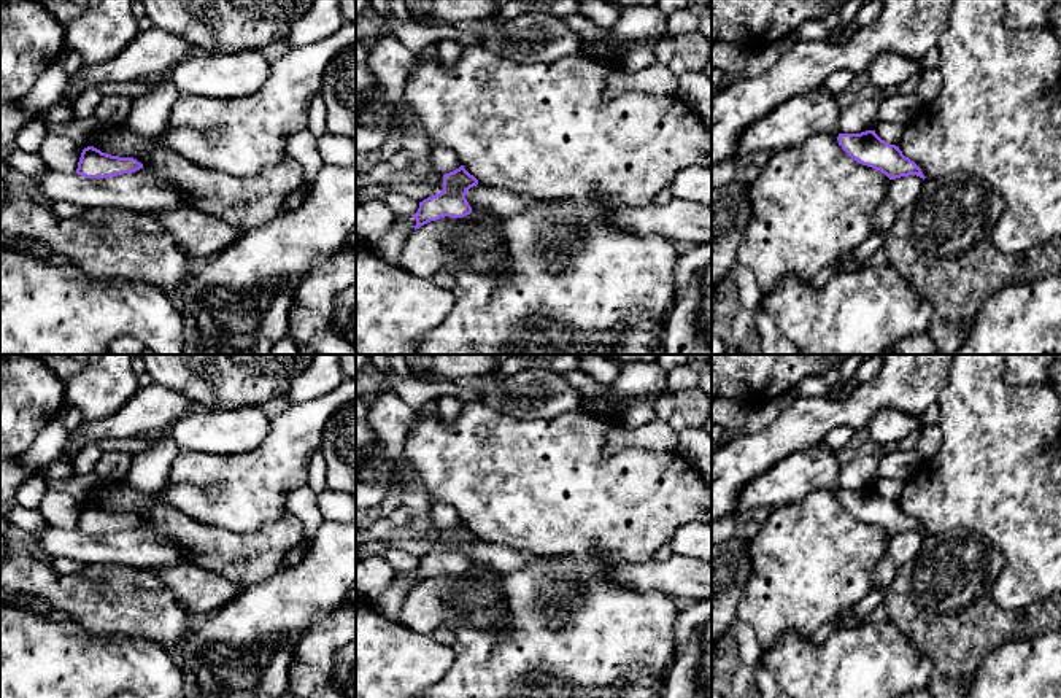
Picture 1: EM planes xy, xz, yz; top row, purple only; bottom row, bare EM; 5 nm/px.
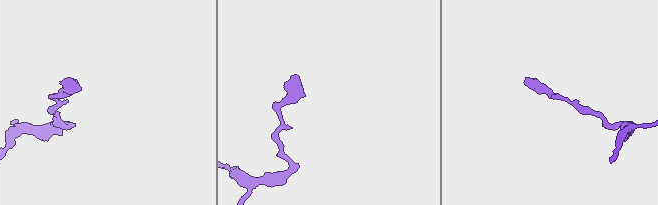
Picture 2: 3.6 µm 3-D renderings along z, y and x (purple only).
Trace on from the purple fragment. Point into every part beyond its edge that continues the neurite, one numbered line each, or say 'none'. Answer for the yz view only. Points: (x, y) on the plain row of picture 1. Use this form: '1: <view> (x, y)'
1: yz (817, 468)

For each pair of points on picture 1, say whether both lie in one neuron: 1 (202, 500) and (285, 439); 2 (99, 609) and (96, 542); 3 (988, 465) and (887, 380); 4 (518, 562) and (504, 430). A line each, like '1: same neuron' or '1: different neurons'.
1: same neuron
2: different neurons
3: different neurons
4: different neurons

